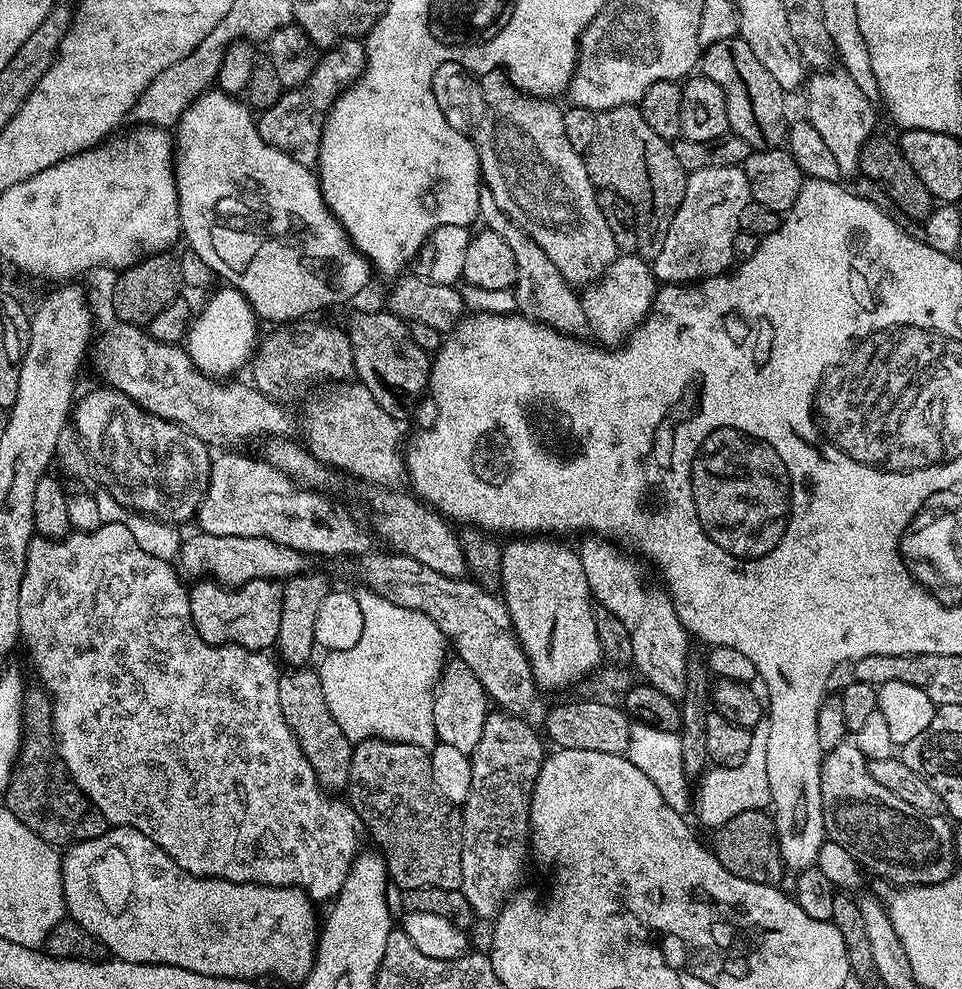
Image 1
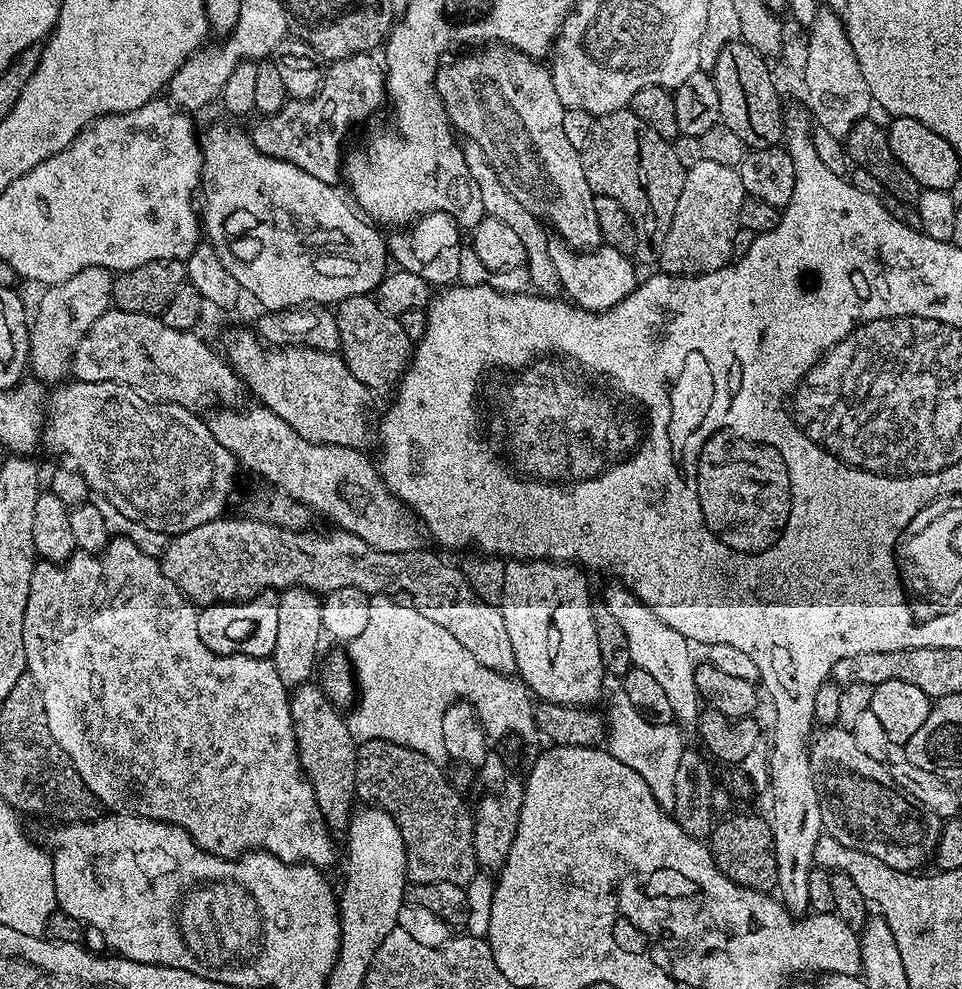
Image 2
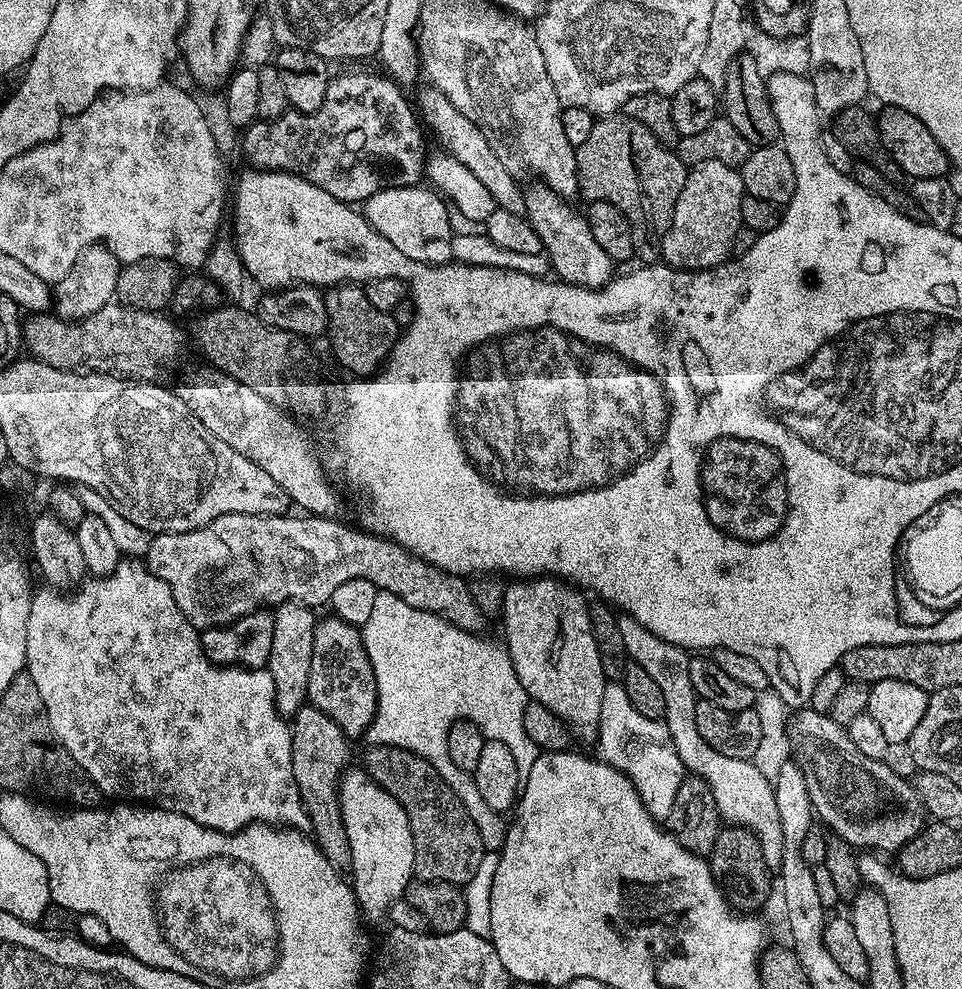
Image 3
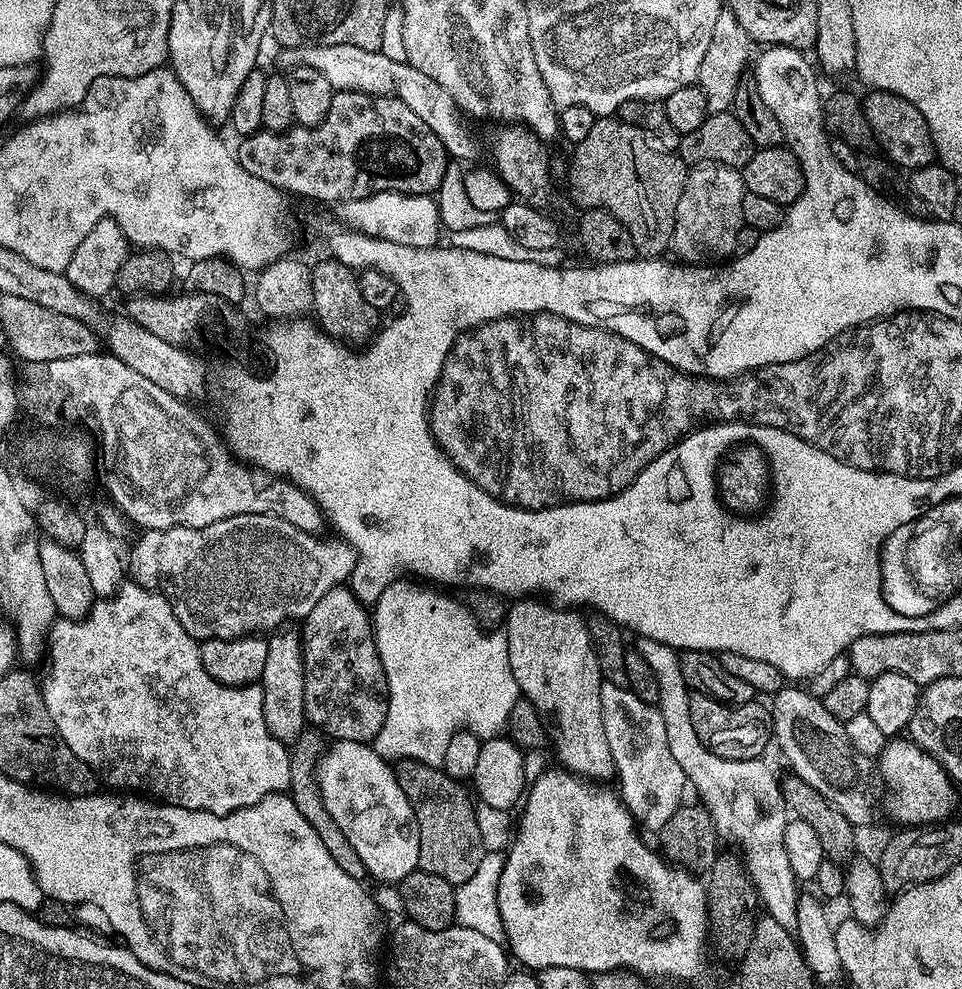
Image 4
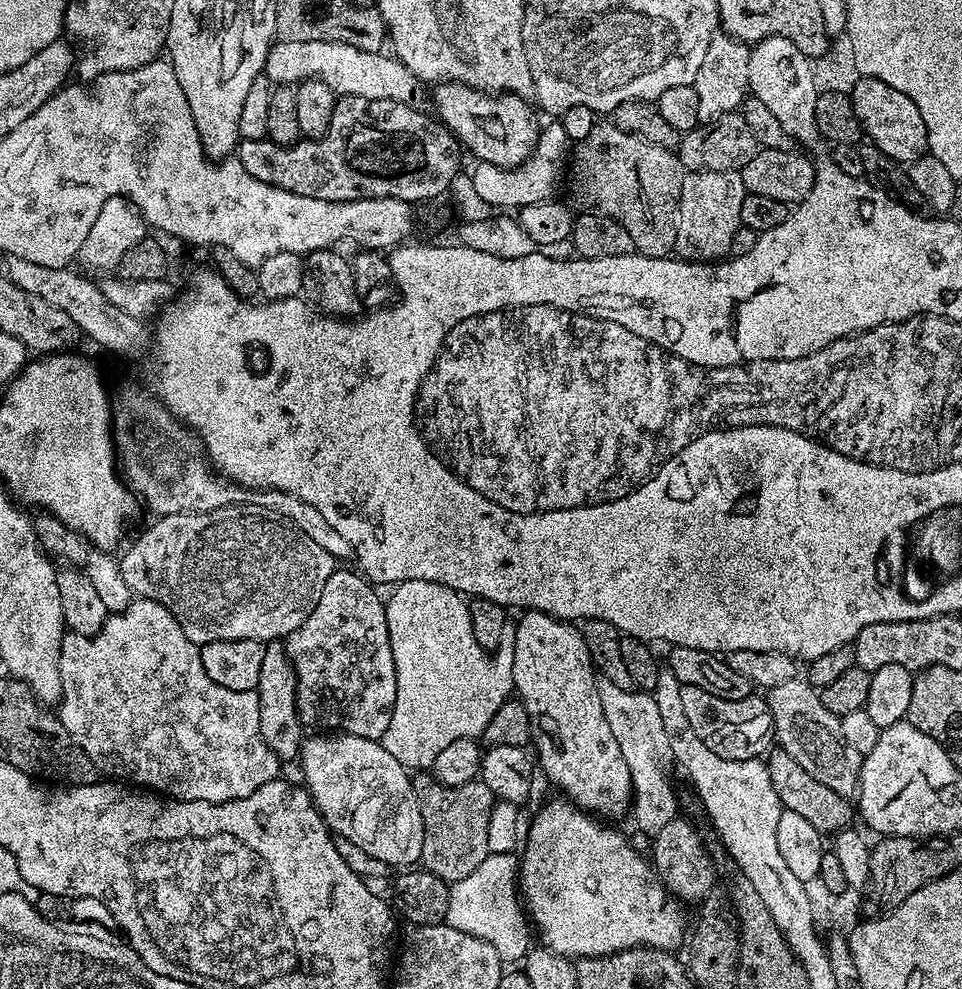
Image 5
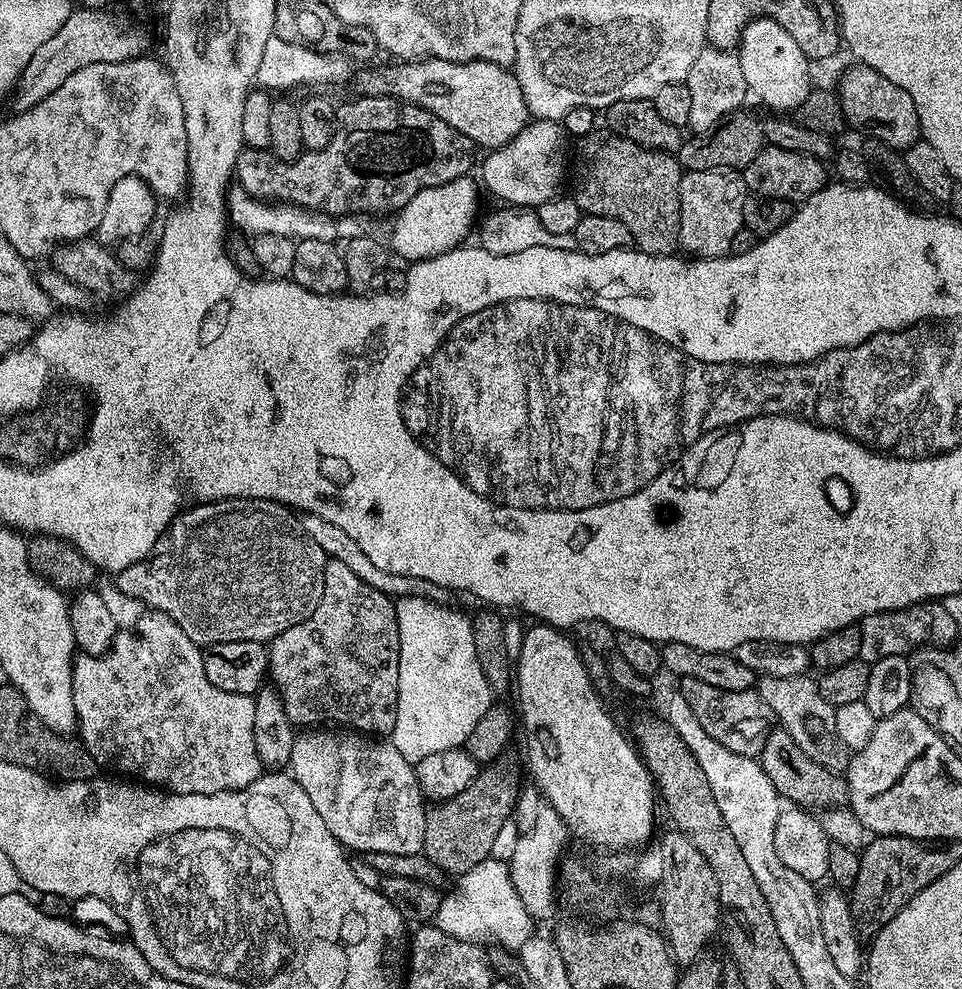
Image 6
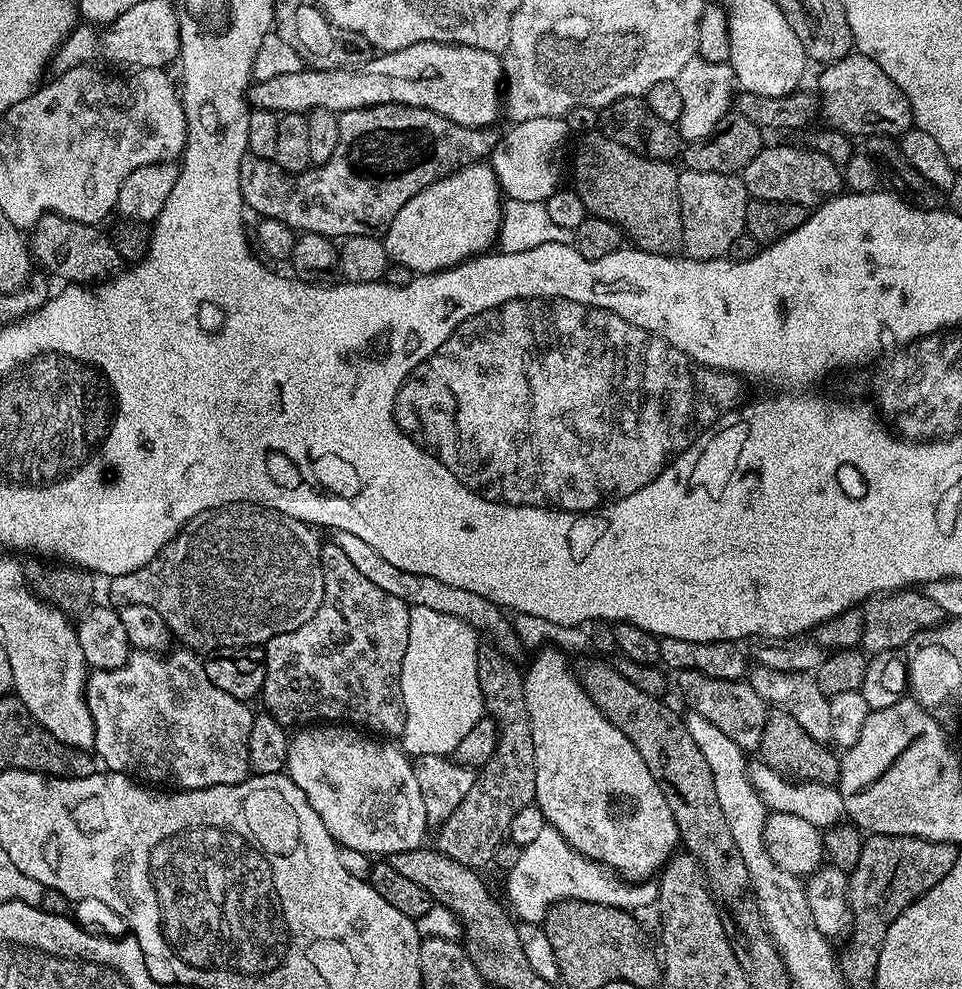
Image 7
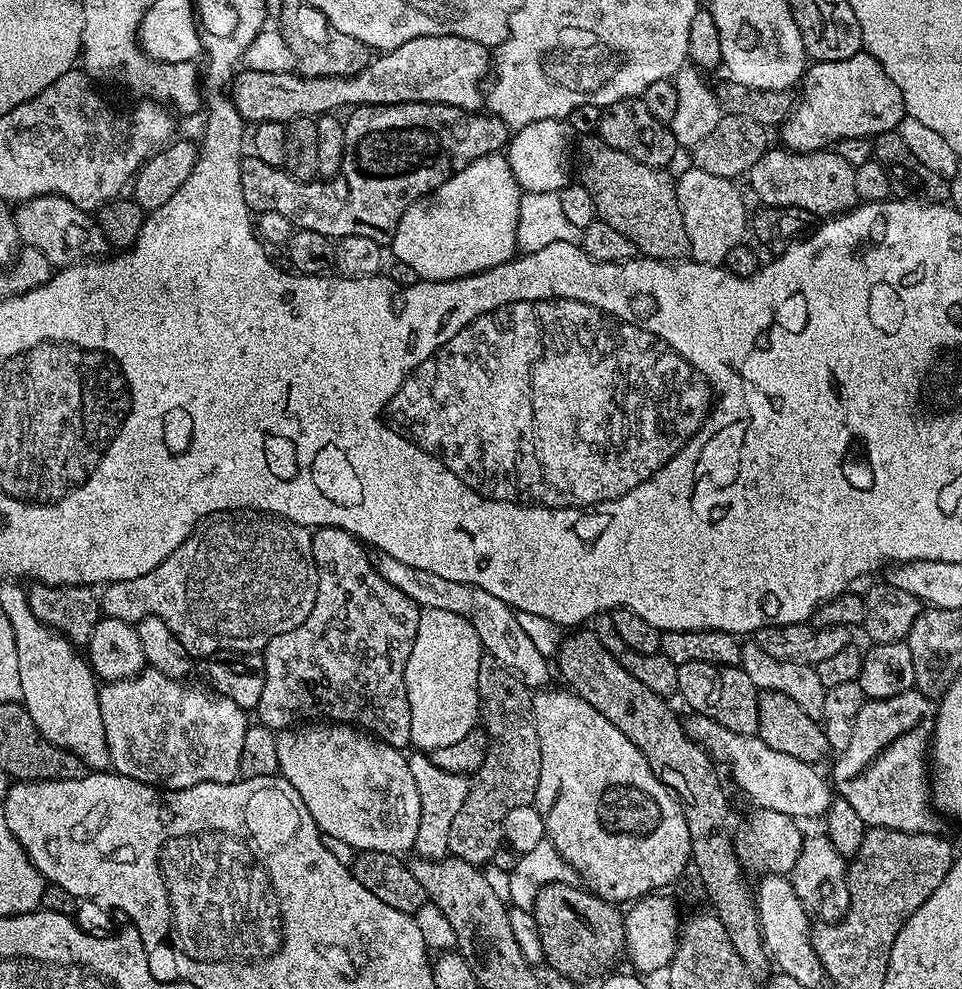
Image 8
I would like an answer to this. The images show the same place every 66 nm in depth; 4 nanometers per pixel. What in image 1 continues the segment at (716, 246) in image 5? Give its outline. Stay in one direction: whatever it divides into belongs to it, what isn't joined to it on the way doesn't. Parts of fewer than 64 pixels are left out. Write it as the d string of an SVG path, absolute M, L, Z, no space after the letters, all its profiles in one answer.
M710 166L697 172L689 172L682 206L678 206L678 214L674 214L674 222L670 222L670 230L666 230L666 242L662 245L662 251L650 264L652 275L657 281L661 285L691 284L707 280L709 276L725 275L734 264L734 238L740 231L742 210L749 199L748 183L743 167Z

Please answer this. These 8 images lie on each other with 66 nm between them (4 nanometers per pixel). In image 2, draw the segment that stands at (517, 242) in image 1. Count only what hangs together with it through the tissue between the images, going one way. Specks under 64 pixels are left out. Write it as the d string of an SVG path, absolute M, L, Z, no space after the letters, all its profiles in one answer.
M468 142L463 145L463 149L464 161L468 167L468 179L471 187L478 194L478 198L482 198L484 214L498 218L498 222L506 222L506 226L510 226L510 230L514 230L514 234L522 238L522 246L526 246L528 276L532 279L533 286L536 287L533 289L541 296L555 297L561 291L560 279L558 270L554 270L554 262L550 262L550 250L548 249L550 236L545 225L536 216L530 214L522 206L522 202L518 202L514 194L510 194L510 190L502 186L502 182L498 182L498 174L494 174L494 166L490 166L486 154L482 154L482 146Z

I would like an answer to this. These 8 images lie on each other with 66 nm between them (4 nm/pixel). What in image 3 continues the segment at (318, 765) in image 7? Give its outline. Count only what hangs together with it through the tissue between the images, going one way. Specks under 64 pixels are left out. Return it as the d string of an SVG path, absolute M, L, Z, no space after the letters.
M352 766L340 777L340 802L338 814L346 826L346 838L350 838L350 883L352 893L365 921L384 920L388 908L407 893L409 884L414 879L414 838L410 834L410 822L402 806L380 784L377 784L363 767Z

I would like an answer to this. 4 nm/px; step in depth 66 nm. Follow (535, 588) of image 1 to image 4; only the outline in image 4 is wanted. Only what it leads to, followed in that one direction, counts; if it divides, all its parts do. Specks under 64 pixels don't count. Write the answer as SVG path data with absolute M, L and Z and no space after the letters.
M520 598L513 604L516 605L513 608L511 605L506 612L510 670L514 670L514 682L518 682L521 697L529 700L543 718L548 729L550 748L556 751L560 759L557 760L559 767L567 768L575 776L583 776L585 780L593 782L612 780L616 776L616 768L602 724L602 703L599 698L602 677L585 617L579 611L540 598Z

